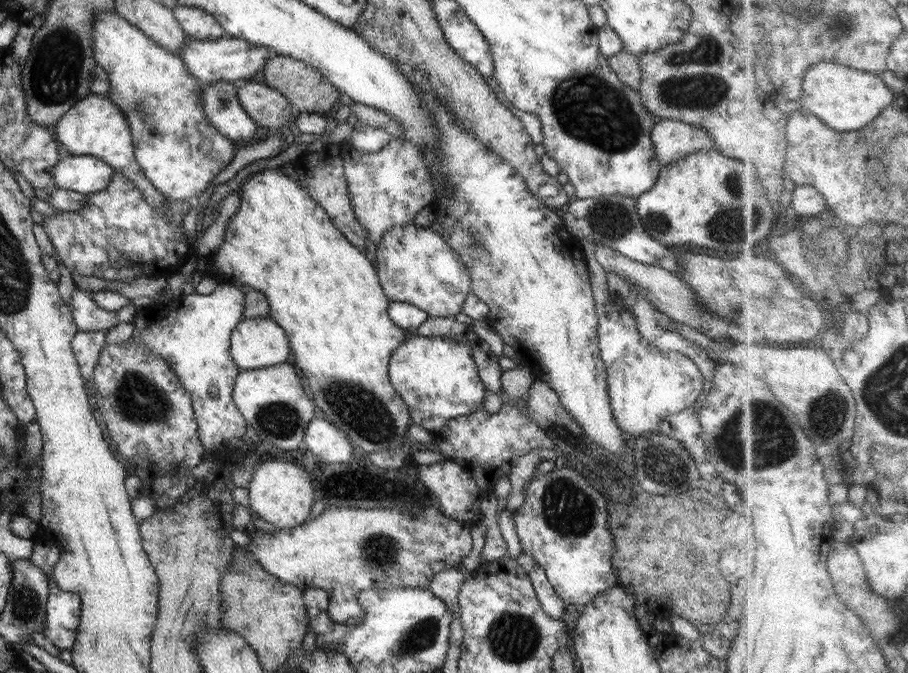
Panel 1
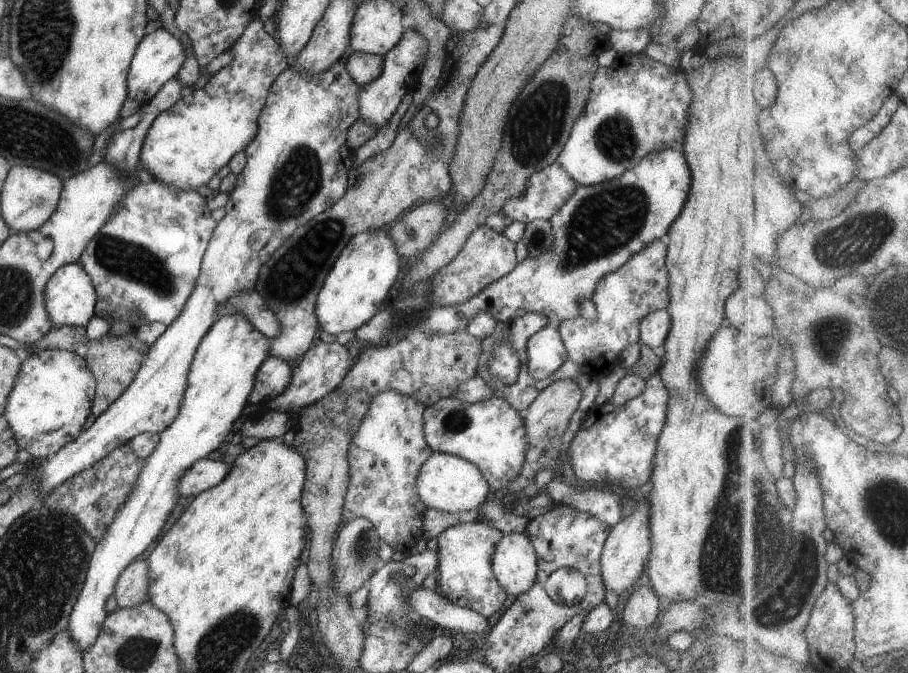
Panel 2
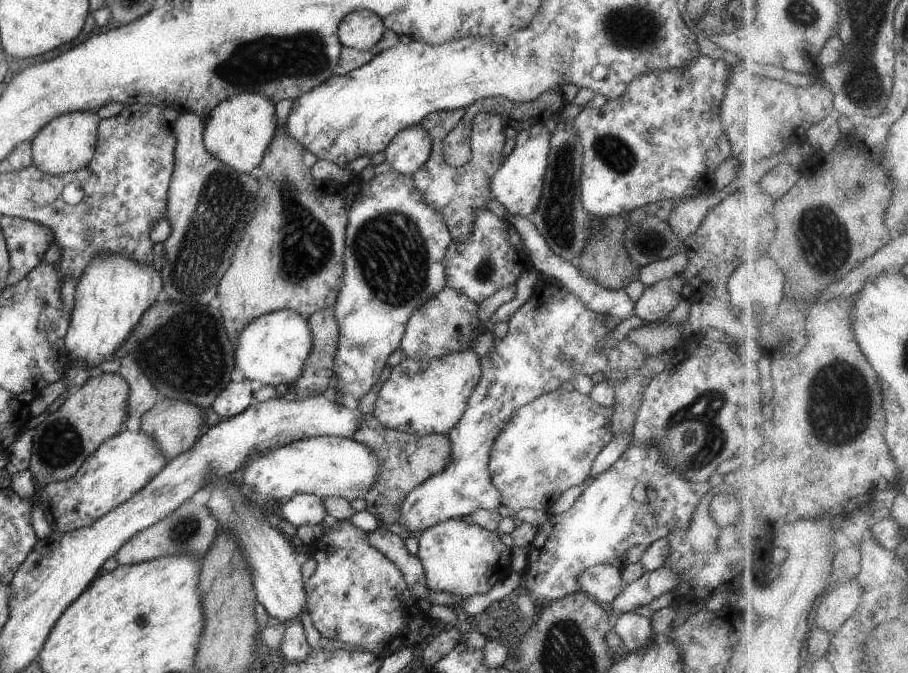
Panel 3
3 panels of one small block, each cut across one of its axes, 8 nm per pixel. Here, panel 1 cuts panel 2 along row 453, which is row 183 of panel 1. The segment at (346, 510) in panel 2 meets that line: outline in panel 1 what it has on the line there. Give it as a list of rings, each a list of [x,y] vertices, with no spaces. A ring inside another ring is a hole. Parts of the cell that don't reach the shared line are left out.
[[[393,138],[382,150],[362,152],[350,147],[344,160],[347,191],[354,214],[368,230],[368,239],[380,243],[384,232],[394,226],[414,224],[416,214],[434,201],[434,185],[424,161],[424,153],[406,138]]]

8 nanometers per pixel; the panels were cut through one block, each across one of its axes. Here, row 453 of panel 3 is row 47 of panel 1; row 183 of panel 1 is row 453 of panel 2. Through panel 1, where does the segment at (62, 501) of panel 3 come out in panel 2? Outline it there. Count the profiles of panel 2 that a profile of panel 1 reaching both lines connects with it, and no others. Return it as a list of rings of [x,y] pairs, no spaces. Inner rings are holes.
[[[236,312],[234,314],[222,314],[202,337],[189,368],[188,386],[182,397],[182,406],[180,406],[174,422],[171,422],[170,426],[159,434],[156,450],[153,450],[152,454],[144,459],[144,466],[138,474],[138,480],[136,480],[136,486],[134,486],[132,494],[128,495],[124,506],[121,506],[120,510],[116,512],[114,522],[108,526],[108,530],[104,532],[104,538],[100,539],[93,550],[87,575],[82,590],[72,607],[67,628],[72,642],[79,646],[83,653],[88,652],[90,646],[94,646],[98,634],[104,626],[104,620],[108,616],[104,606],[106,606],[106,600],[114,592],[118,577],[124,572],[129,563],[138,558],[142,552],[146,552],[146,548],[160,536],[168,516],[174,510],[180,497],[178,482],[184,476],[184,472],[195,462],[207,458],[210,452],[214,452],[225,443],[224,439],[234,428],[234,422],[240,418],[244,406],[249,403],[254,379],[260,365],[269,356],[270,339],[266,338],[260,330],[256,330],[256,326],[252,326],[252,322],[248,318],[244,318],[244,314],[236,314]]]

